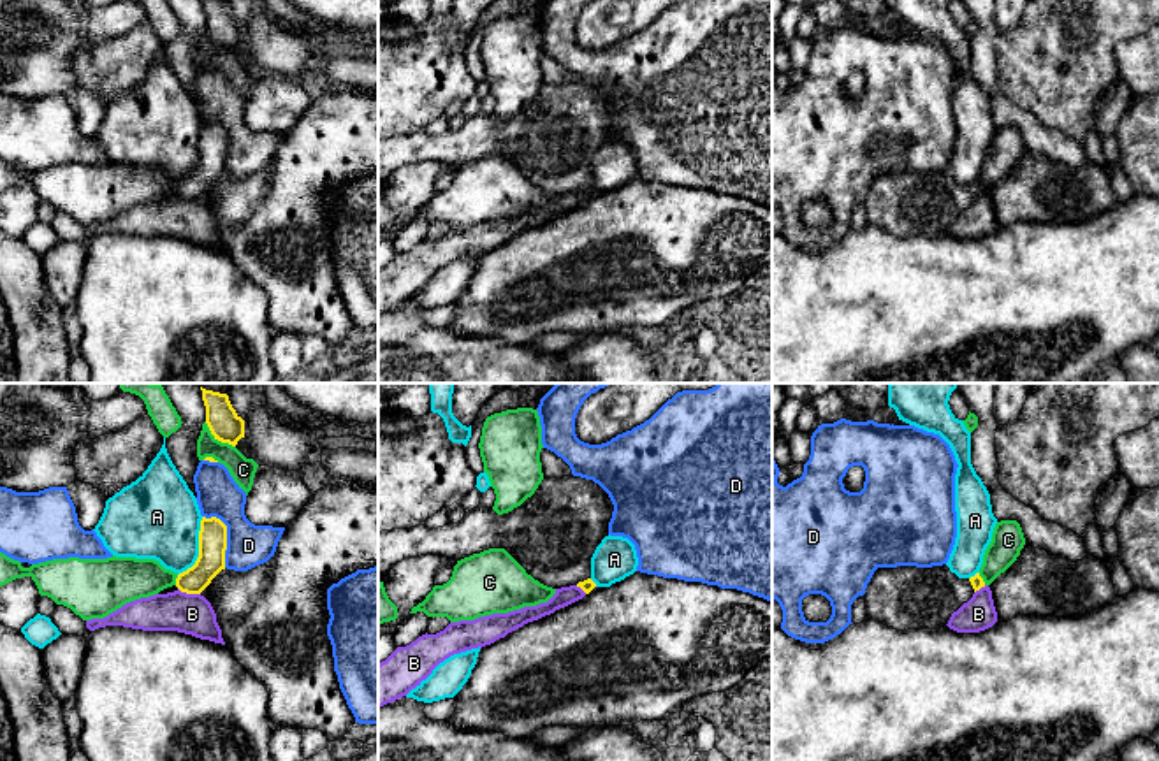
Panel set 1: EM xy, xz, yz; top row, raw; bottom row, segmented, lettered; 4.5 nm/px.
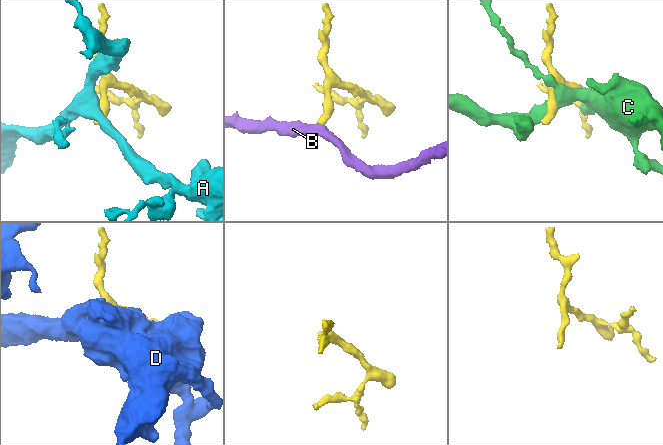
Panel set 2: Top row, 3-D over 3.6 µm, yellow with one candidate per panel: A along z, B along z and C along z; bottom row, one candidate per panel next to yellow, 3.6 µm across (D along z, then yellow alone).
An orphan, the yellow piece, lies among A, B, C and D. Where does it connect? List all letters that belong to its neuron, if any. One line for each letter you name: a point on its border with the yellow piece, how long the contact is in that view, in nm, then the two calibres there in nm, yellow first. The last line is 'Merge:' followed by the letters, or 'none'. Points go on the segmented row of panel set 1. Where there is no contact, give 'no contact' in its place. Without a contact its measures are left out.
Merge: none

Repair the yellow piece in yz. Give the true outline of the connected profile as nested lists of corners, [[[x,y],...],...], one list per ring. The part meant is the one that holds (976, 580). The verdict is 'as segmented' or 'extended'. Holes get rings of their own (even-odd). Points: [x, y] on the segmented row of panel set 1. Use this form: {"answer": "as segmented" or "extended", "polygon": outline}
{"answer": "extended", "polygon": [[[946,564],[878,568],[864,599],[871,620],[897,631],[939,629],[981,587],[980,573],[959,578]]]}

